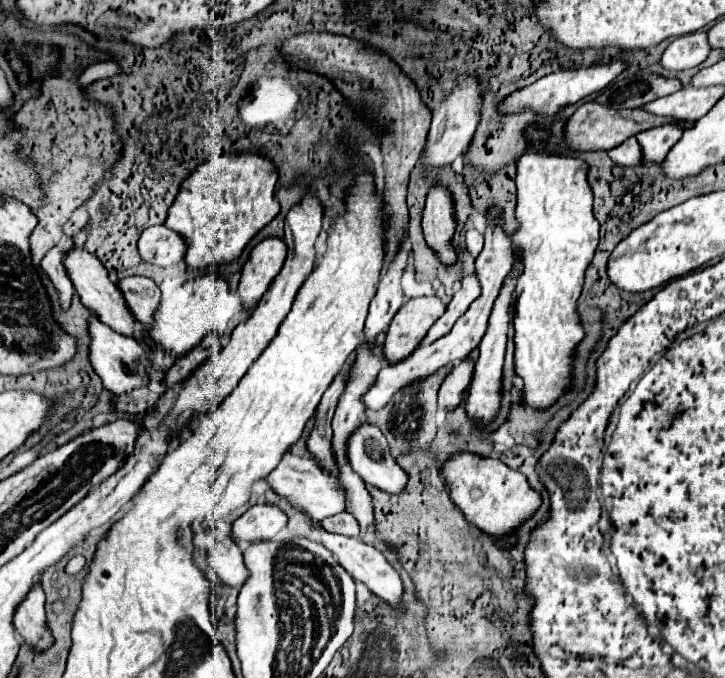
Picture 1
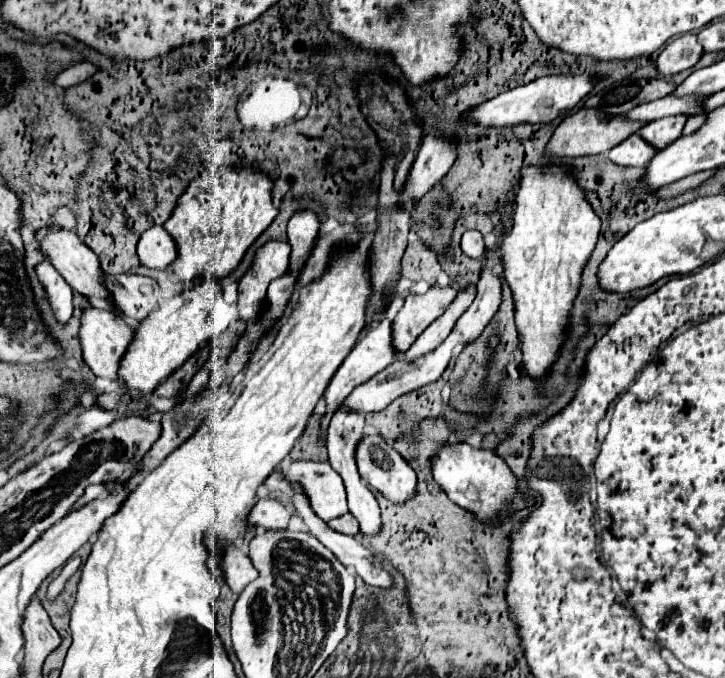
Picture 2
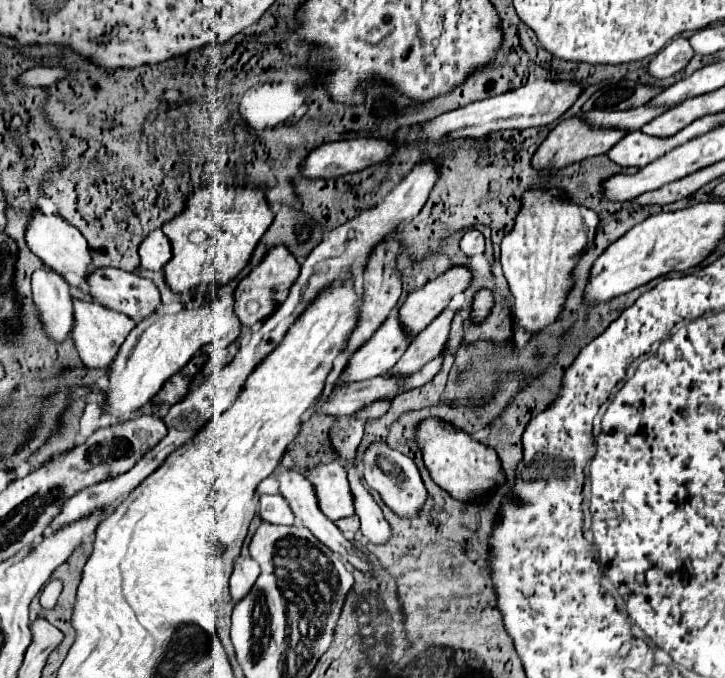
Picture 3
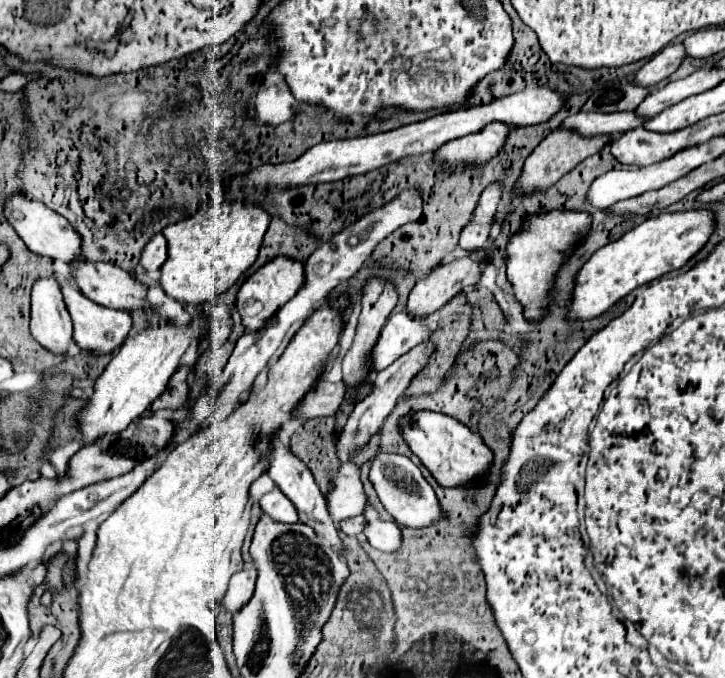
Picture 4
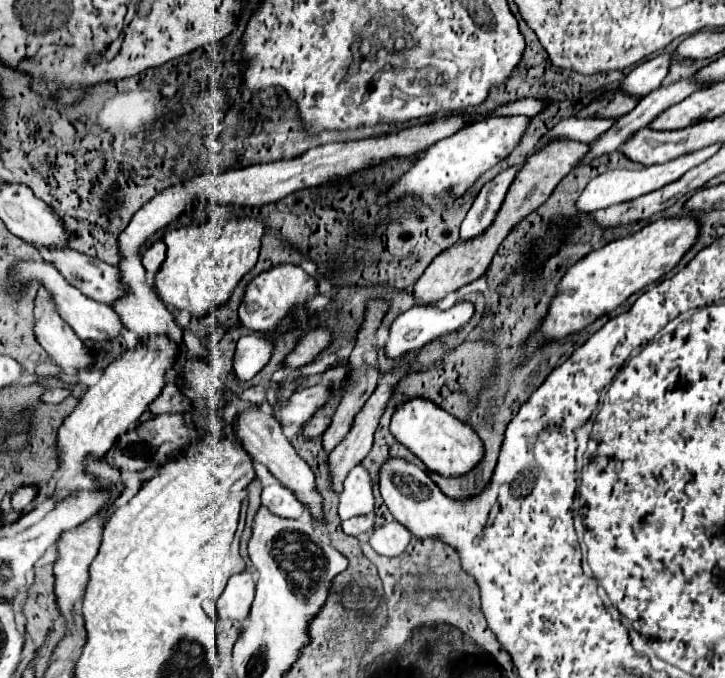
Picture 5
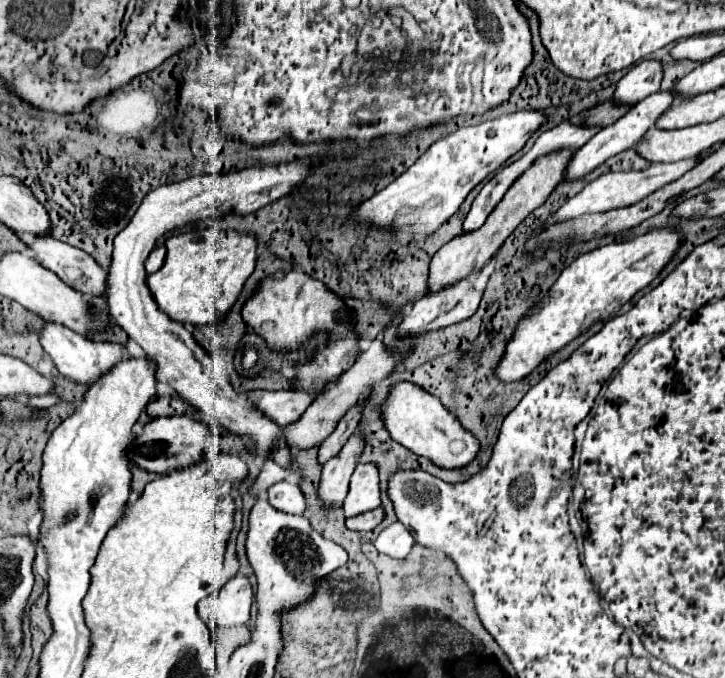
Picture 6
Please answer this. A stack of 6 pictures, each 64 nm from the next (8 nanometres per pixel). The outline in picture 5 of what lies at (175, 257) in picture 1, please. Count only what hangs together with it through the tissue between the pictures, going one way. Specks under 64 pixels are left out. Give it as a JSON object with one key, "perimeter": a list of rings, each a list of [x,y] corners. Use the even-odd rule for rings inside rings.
{"perimeter":[[[154,242],[146,252],[144,252],[144,260],[142,260],[142,266],[146,268],[148,274],[156,274],[160,264],[164,262],[166,258],[166,244],[164,242]]]}

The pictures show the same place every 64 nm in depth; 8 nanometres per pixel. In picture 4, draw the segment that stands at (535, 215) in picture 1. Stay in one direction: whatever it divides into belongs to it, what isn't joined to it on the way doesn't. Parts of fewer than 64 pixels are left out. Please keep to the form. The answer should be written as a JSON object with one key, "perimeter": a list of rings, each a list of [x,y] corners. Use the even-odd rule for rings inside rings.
{"perimeter":[[[552,210],[552,212],[530,218],[524,224],[522,232],[508,240],[506,274],[514,286],[516,298],[520,302],[524,302],[526,316],[532,316],[532,320],[536,320],[536,316],[540,316],[540,300],[544,300],[544,296],[548,294],[548,284],[552,284],[554,272],[558,272],[560,264],[564,262],[564,256],[568,256],[568,248],[572,248],[572,244],[576,244],[576,240],[580,240],[580,236],[584,236],[584,232],[588,232],[590,222],[592,220],[590,220],[588,212]]]}

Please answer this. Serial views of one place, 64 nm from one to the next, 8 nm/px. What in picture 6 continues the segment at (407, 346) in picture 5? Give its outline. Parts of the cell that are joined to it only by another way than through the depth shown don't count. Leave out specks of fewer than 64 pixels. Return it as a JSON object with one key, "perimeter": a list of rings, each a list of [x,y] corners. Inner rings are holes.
{"perimeter":[[[472,274],[472,276],[464,278],[464,280],[458,280],[456,284],[450,284],[450,286],[440,288],[438,292],[428,292],[426,296],[422,296],[422,298],[414,304],[412,312],[404,316],[404,320],[402,320],[400,328],[398,328],[398,332],[400,332],[400,334],[408,334],[408,332],[410,332],[410,334],[424,334],[424,332],[428,332],[428,330],[438,330],[438,328],[456,324],[456,322],[460,322],[460,320],[464,320],[464,318],[470,318],[470,316],[476,312],[476,308],[478,308],[478,304],[480,304],[480,298],[482,298],[482,294],[484,294],[482,290],[476,290],[476,288],[474,288],[474,280],[476,280],[476,278],[478,278],[478,274]]]}

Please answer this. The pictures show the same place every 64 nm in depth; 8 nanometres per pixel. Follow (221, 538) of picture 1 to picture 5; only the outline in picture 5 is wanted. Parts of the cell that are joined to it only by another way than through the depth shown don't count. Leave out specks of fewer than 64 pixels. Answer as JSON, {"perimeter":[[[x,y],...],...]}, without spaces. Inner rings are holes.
{"perimeter":[[[250,572],[234,574],[236,588],[228,588],[220,598],[220,618],[242,622],[248,618],[250,604],[254,600],[254,576]]]}

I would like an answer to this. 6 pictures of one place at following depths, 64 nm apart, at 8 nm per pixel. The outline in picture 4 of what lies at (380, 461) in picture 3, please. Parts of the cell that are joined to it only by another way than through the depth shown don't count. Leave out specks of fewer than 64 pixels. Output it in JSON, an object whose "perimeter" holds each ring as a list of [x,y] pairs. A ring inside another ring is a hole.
{"perimeter":[[[378,454],[370,468],[370,480],[376,488],[380,502],[398,524],[414,530],[422,530],[446,518],[446,512],[440,508],[436,492],[432,490],[428,480],[422,476],[420,468],[410,458],[400,454]]]}

